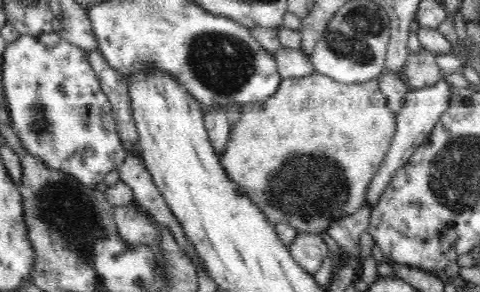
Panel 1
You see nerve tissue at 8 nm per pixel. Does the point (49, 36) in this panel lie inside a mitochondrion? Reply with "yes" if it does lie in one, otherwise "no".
no

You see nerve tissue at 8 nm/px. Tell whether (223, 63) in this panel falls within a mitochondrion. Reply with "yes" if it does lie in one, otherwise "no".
yes

